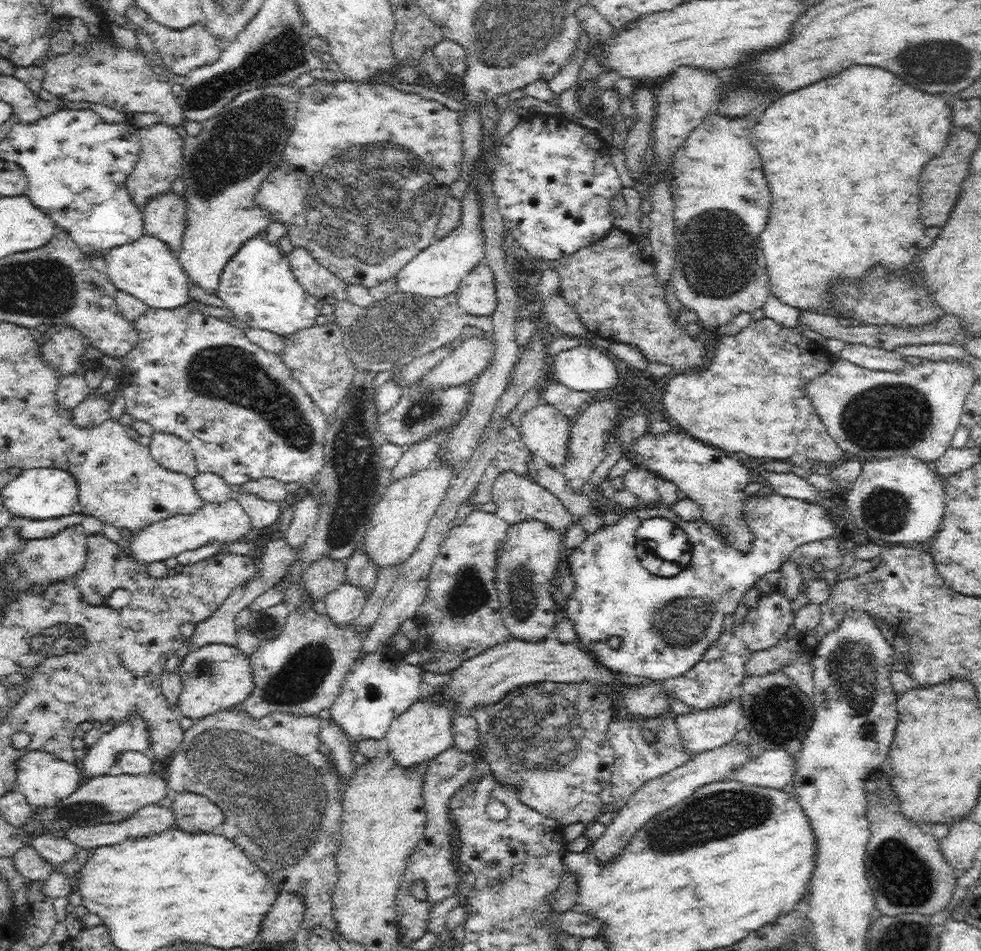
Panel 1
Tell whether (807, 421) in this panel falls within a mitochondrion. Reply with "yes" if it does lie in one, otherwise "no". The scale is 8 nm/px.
no

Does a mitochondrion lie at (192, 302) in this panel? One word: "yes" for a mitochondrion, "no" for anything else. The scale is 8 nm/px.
no

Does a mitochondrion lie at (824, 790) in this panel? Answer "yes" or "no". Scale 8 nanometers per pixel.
no

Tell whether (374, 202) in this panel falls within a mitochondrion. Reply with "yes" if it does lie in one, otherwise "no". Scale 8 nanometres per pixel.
yes

